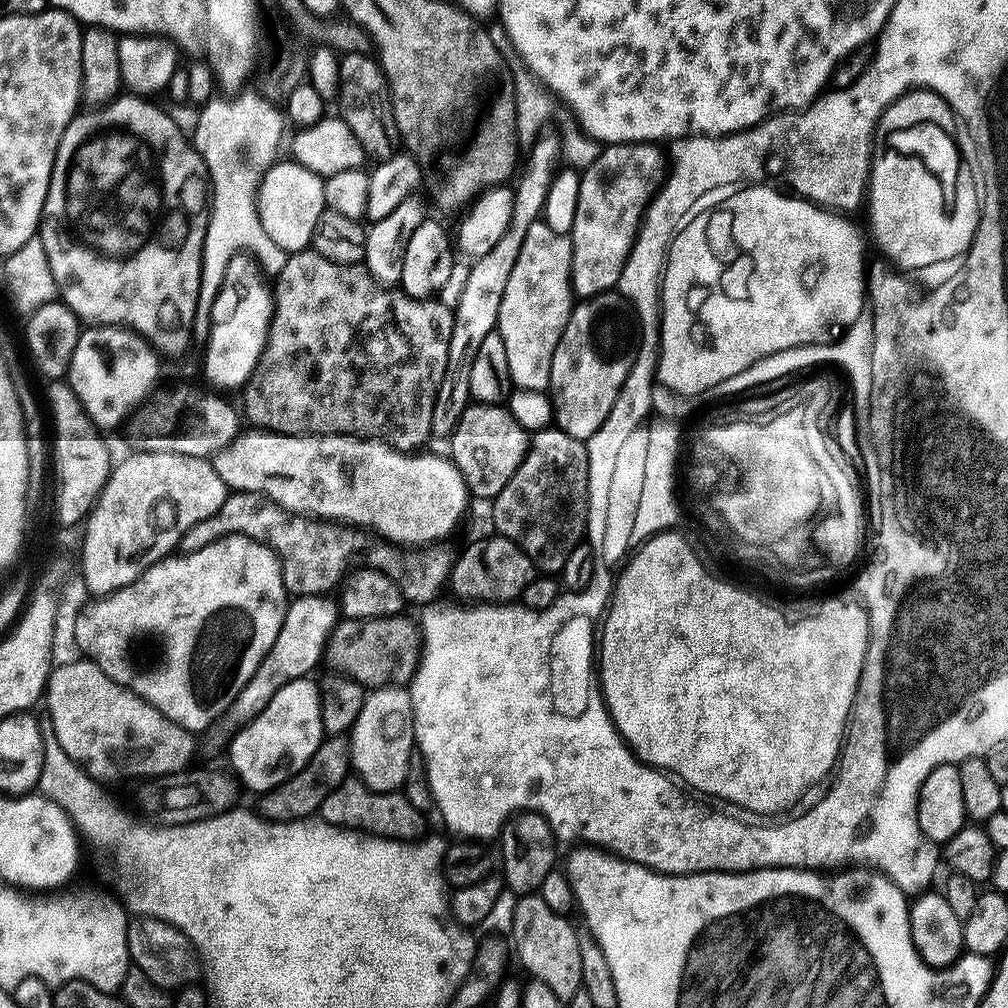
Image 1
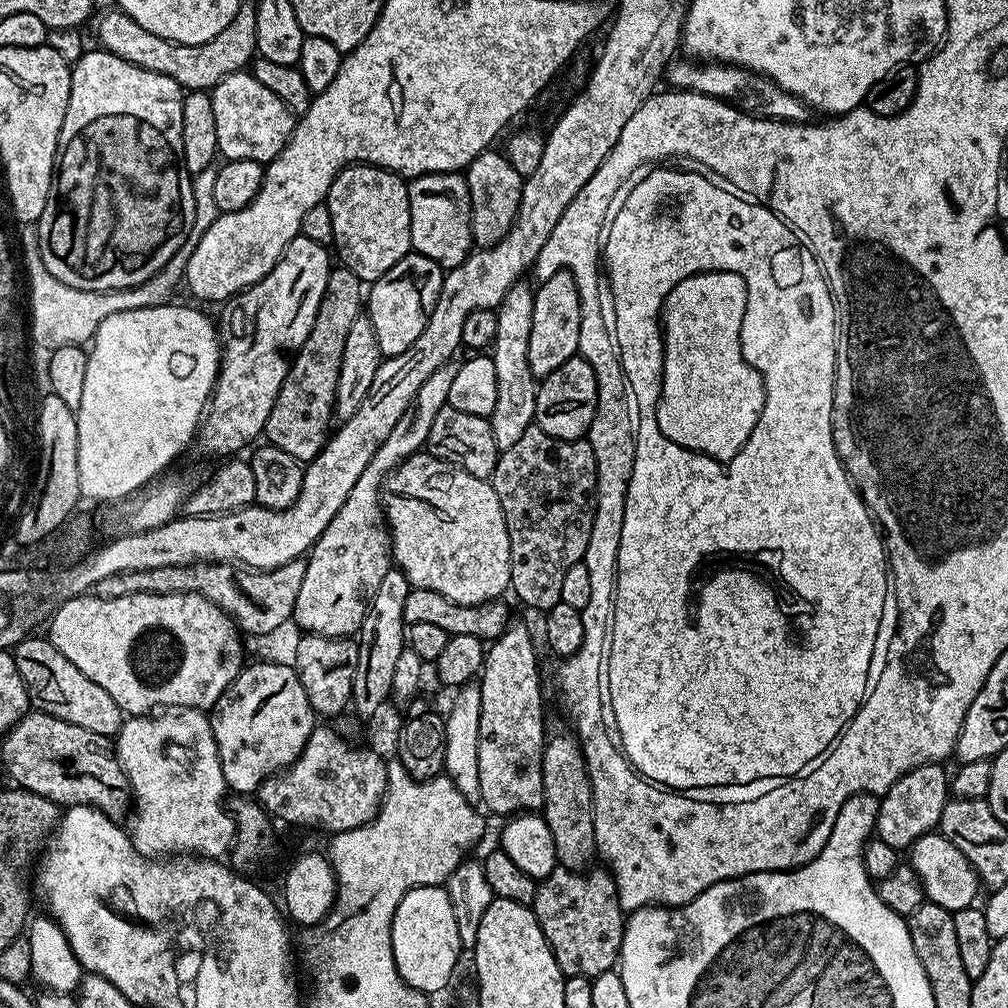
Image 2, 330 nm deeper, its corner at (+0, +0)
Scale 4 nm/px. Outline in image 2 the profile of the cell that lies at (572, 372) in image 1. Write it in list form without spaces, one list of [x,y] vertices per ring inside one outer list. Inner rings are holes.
[[[577,354],[539,381],[536,390],[535,427],[554,438],[578,440],[587,437],[598,406],[598,382],[594,366]]]

